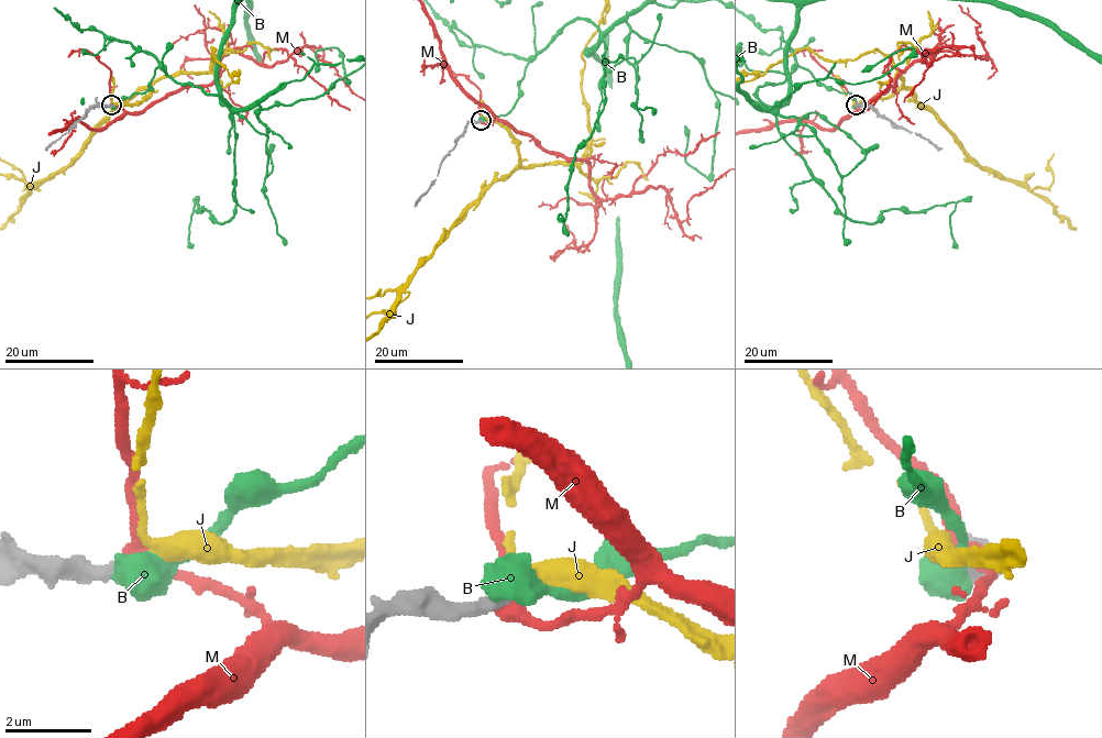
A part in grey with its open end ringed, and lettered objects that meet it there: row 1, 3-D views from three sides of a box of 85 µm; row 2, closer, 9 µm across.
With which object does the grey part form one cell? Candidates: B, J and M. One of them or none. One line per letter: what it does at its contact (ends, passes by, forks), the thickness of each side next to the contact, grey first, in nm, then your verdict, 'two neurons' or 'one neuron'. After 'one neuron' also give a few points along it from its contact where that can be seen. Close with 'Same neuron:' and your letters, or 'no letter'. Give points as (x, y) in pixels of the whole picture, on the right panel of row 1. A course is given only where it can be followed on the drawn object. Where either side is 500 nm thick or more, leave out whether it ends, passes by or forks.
B: calibres 300 and 850 nm; two neurons
J: it passes by; calibres 240 and 260 nm; one neuron
M: it passes by; calibres 300 and 360 nm; two neurons
Same neuron: J

